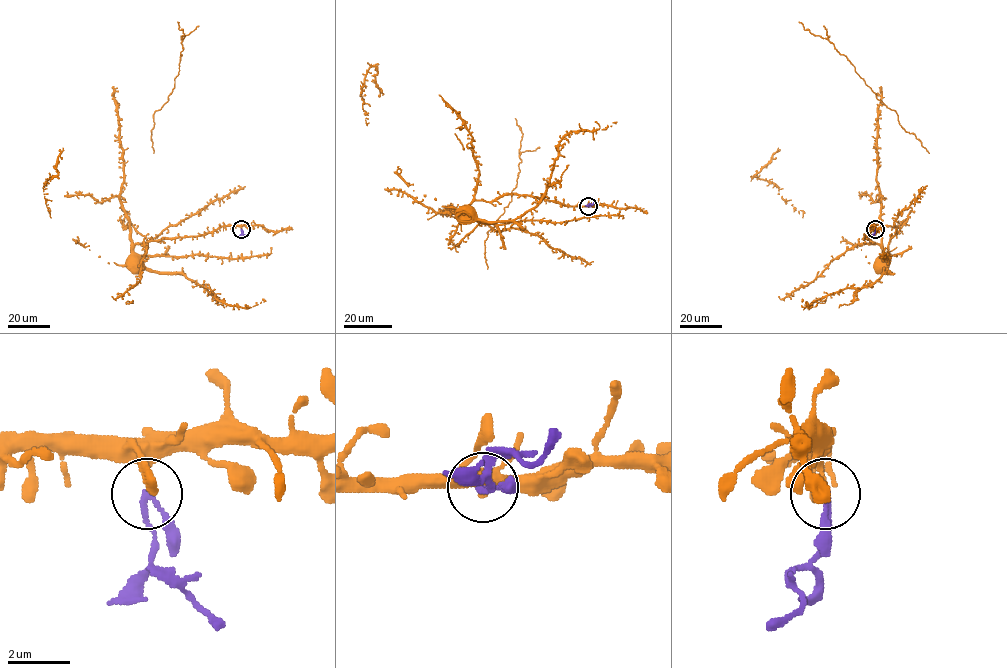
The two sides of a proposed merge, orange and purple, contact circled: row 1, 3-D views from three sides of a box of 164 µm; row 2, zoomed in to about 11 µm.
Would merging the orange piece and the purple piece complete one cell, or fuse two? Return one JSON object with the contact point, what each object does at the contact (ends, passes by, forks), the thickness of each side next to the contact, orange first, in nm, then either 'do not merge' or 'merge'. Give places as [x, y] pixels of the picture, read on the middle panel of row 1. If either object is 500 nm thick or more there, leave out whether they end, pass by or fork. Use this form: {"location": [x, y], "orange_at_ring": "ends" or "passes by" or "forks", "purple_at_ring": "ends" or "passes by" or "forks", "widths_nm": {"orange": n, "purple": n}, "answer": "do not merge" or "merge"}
{"location": [588, 206], "orange_at_ring": "ends", "purple_at_ring": "ends", "widths_nm": {"orange": 170, "purple": 240}, "answer": "do not merge"}

